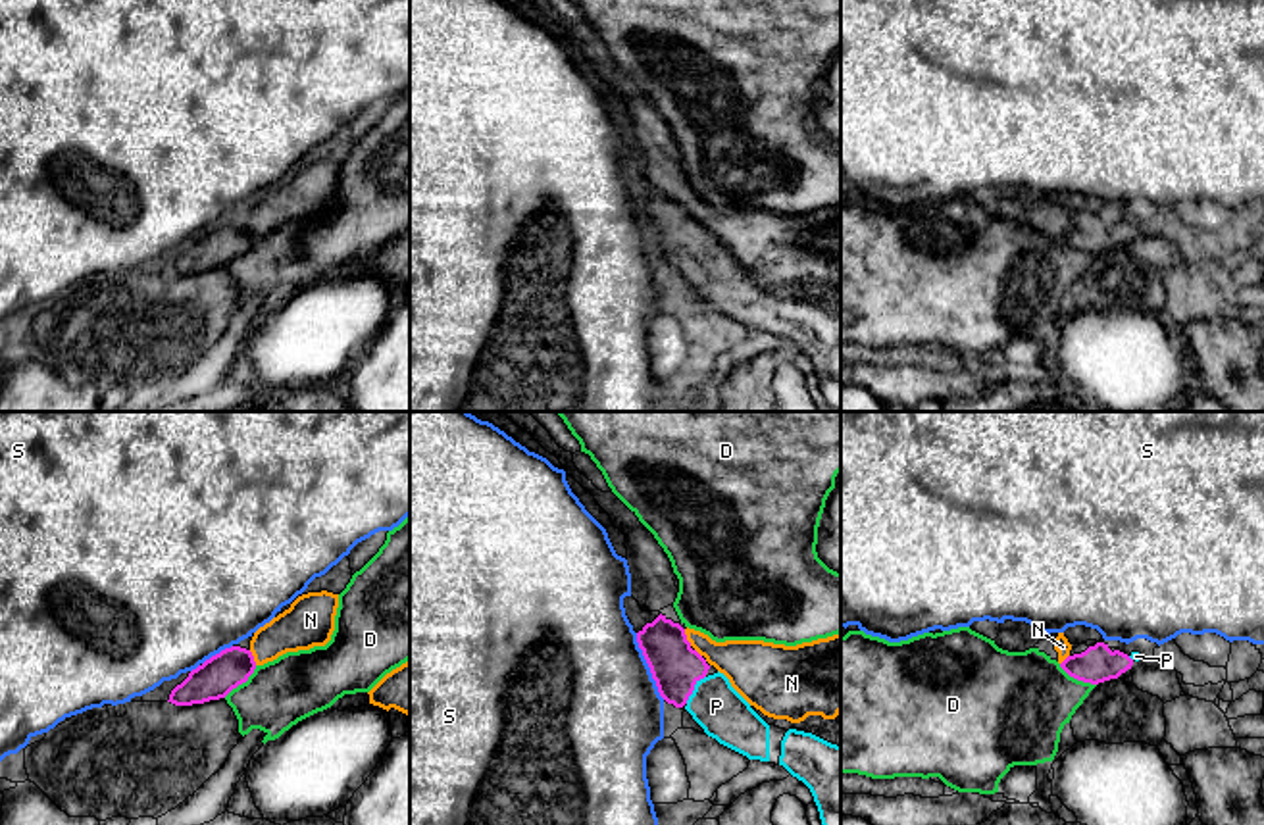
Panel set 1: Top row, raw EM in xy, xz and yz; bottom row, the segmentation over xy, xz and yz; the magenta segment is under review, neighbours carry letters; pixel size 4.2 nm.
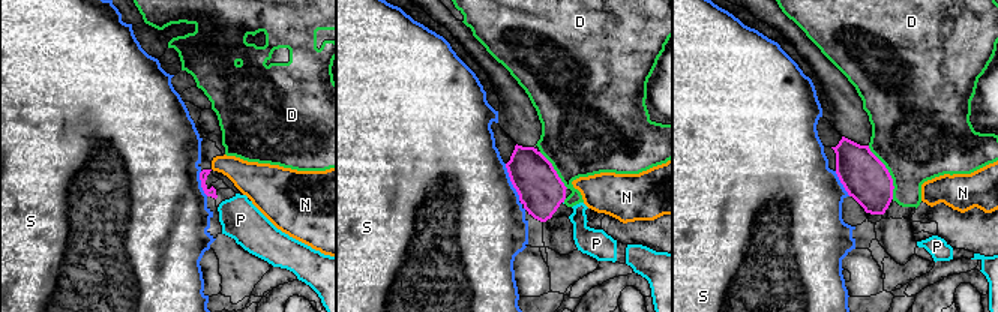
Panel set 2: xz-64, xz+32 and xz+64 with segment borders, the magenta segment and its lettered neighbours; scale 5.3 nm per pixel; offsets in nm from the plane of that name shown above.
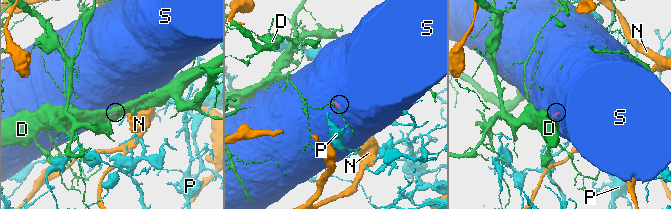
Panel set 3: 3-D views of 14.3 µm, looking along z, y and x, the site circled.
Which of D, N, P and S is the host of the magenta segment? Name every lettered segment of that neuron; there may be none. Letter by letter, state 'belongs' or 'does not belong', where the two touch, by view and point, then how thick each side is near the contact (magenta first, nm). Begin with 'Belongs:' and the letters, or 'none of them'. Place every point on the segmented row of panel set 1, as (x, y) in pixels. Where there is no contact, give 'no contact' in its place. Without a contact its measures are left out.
Belongs: P
D: does not belong; contact yz (1078, 679); calibres 160 and 400 nm
N: does not belong; contact xz (685, 637); calibres 200 and 180 nm
P: belongs; contact xz (693, 689); calibres 200 and 220 nm
S: does not belong; contact xz (649, 666); calibres 200 and 500 nm

